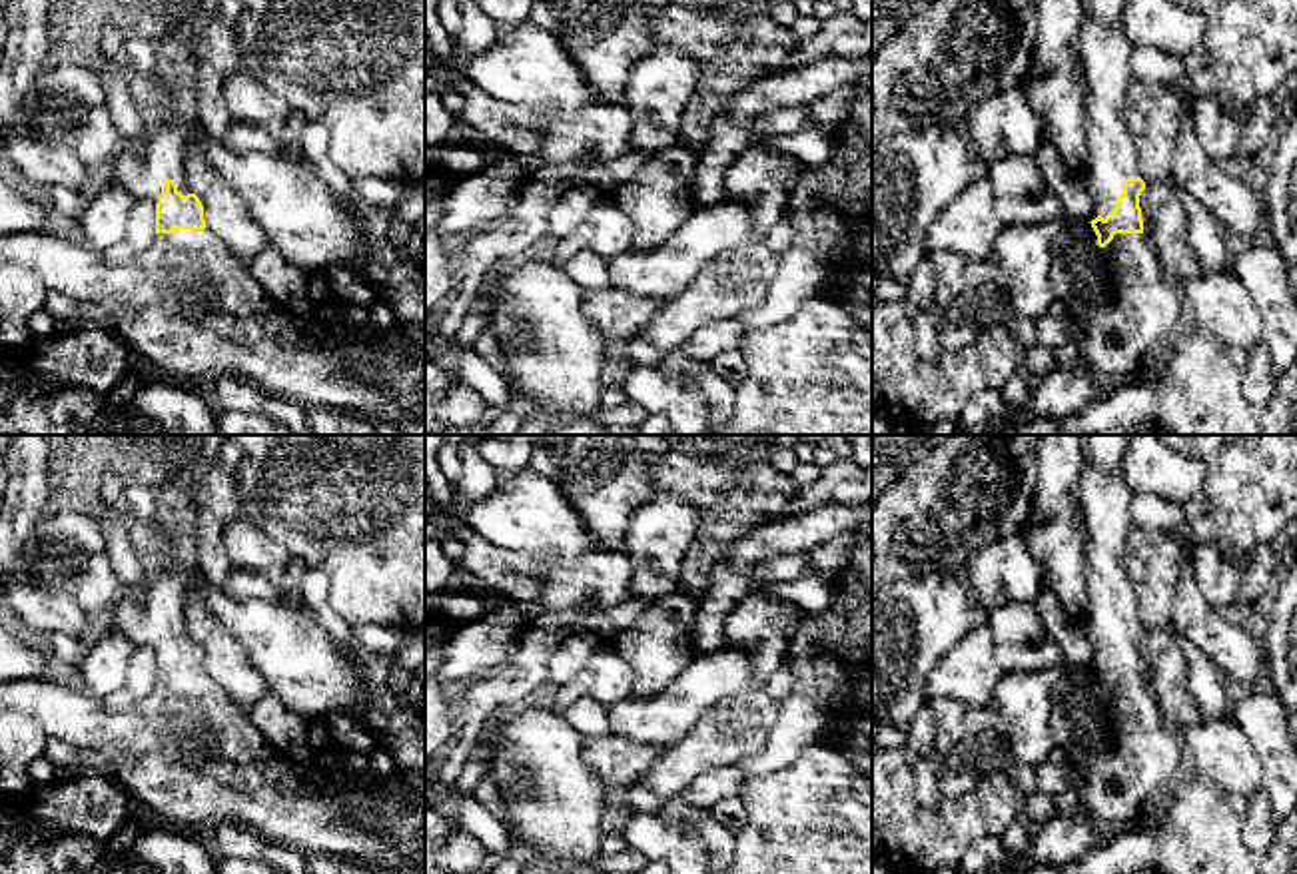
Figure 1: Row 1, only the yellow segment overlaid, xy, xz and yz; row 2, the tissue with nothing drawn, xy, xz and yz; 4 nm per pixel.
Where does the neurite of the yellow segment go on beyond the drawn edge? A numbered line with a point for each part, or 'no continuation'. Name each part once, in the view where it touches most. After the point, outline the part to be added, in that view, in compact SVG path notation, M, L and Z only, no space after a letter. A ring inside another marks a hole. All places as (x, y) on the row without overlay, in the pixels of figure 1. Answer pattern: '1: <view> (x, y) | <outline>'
1: yz (1122, 755) | M1093 463L1083 465L1078 499L1089 553L1089 613L1083 633L1091 647L1091 662L1087 668L1068 662L1060 664L1062 682L1050 724L1054 748L1066 750L1070 758L1070 790L1080 792L1078 814L1107 832L1125 828L1181 768L1181 748L1163 724L1147 682L1115 680L1105 694L1099 694L1089 670L1097 662L1105 666L1113 658L1115 647L1123 641L1121 631L1139 623L1137 599L1125 569L1131 495L1119 469L1107 471Z

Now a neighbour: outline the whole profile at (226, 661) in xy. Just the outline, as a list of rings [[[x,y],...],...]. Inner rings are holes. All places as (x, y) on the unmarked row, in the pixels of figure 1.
[[[188,595],[186,623],[204,653],[208,676],[221,686],[235,706],[249,712],[269,688],[251,666],[243,645],[194,595]]]

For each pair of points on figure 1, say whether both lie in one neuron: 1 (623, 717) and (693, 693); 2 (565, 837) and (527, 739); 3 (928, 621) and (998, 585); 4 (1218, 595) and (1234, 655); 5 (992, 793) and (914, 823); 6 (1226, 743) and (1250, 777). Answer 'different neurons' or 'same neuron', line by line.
1: same neuron
2: same neuron
3: different neurons
4: different neurons
5: same neuron
6: same neuron

